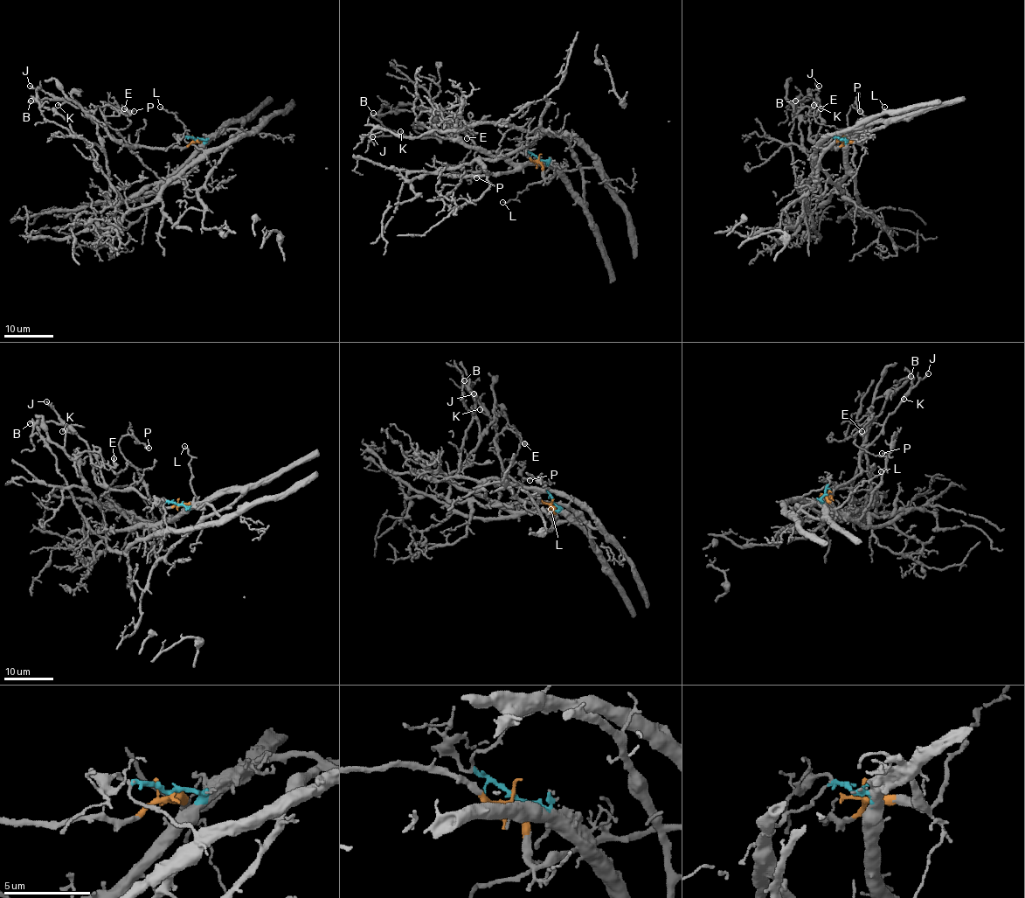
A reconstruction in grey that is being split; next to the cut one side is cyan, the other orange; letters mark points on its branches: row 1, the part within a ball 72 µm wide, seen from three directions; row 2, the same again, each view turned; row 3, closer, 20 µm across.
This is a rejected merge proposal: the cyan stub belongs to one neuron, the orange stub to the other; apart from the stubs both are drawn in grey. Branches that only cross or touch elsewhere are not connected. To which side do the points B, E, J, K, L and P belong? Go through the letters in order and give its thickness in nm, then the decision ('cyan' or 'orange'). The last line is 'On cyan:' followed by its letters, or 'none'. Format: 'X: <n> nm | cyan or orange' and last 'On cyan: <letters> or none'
B: 130 nm | orange
E: 150 nm | orange
J: 200 nm | orange
K: 170 nm | orange
L: 120 nm | orange
P: 140 nm | cyan
On cyan: P

